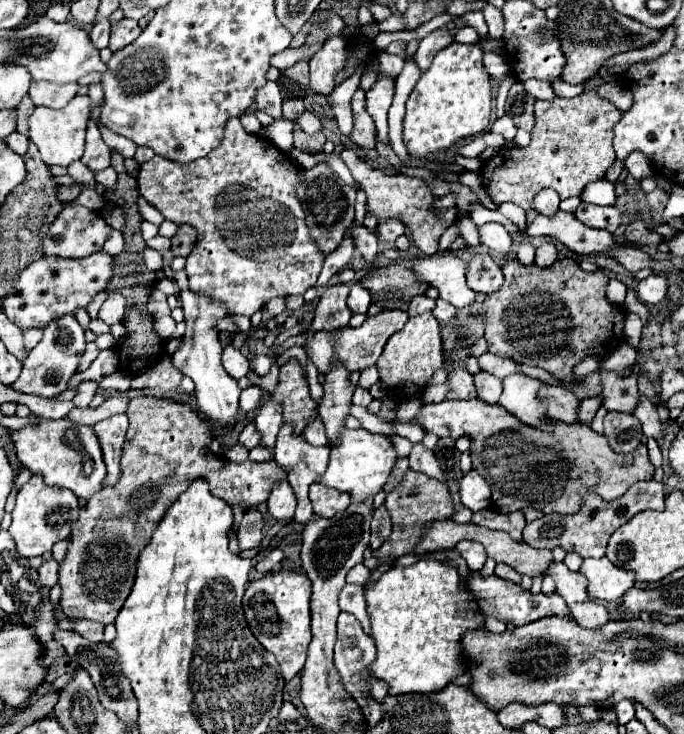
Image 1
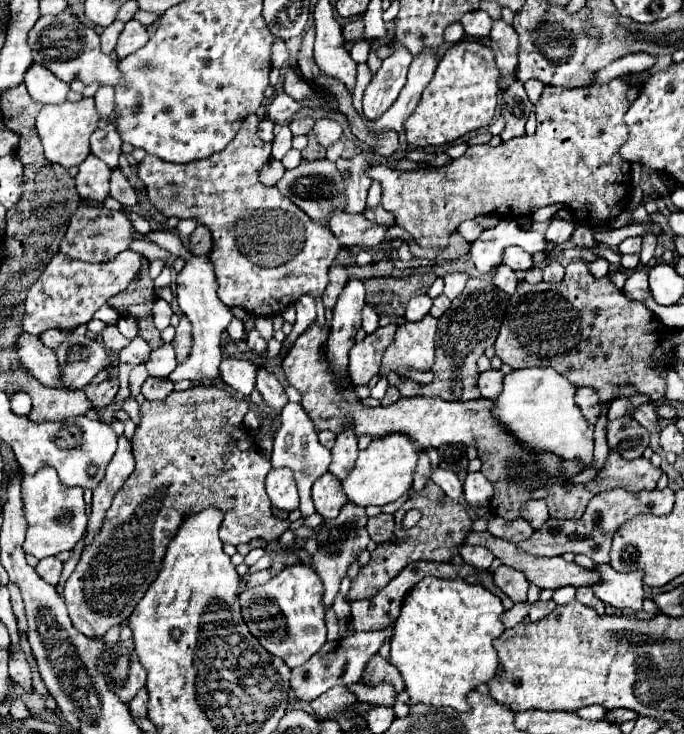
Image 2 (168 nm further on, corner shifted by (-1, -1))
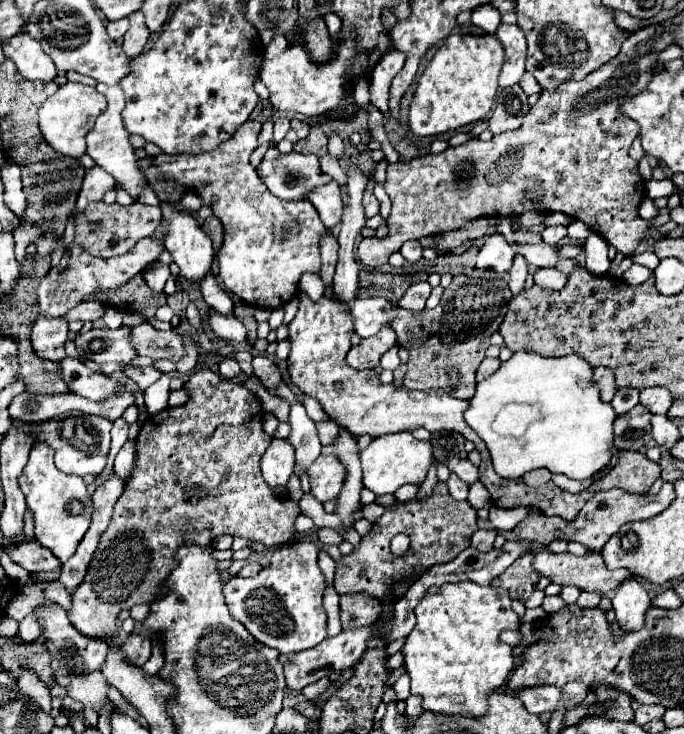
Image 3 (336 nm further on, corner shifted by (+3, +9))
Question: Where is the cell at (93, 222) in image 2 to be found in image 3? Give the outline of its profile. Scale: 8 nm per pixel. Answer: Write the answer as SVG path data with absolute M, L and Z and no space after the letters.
M92 202L86 212L76 214L76 236L74 242L84 246L90 254L98 258L112 258L126 254L138 240L152 236L160 224L160 208L158 206L146 206L140 202L134 202L130 206L120 204L104 204L104 202Z

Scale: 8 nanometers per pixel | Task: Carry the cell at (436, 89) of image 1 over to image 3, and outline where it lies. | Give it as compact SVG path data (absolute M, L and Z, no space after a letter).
M448 36L418 80L418 88L410 104L410 130L416 136L438 136L484 120L494 104L502 64L504 46L500 40L496 40L496 36Z

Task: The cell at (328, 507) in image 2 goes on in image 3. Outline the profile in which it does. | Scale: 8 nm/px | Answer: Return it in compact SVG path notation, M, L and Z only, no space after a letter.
M318 456L316 462L308 468L308 476L312 486L310 492L316 496L318 502L324 504L328 500L338 498L346 480L346 468L338 456Z

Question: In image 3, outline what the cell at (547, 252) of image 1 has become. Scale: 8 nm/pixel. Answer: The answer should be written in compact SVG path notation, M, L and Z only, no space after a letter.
M546 268L546 270L538 270L536 274L534 274L534 282L536 282L536 286L540 286L540 288L548 288L548 290L560 290L560 288L564 288L564 284L566 284L566 276L564 274L560 274L560 270L550 270L550 268Z

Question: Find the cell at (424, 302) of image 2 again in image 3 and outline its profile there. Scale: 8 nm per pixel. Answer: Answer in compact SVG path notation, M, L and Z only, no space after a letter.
M428 282L412 284L412 286L406 290L406 294L402 296L402 300L398 302L398 306L400 306L400 308L406 308L406 310L418 312L418 310L424 308L424 304L426 304L426 300L428 300L428 296L430 296L430 290L432 290L432 288L430 288Z

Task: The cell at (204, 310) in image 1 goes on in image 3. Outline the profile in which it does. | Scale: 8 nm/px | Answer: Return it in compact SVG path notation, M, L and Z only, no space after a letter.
M174 204L162 206L162 222L166 224L164 246L180 266L180 274L200 284L214 262L212 240L190 212L178 210Z

